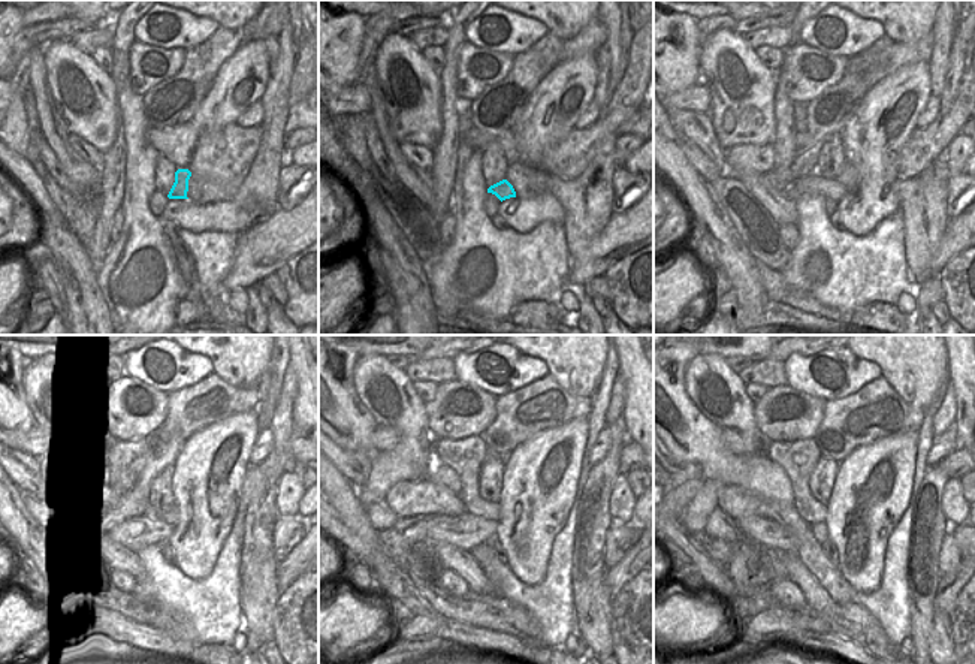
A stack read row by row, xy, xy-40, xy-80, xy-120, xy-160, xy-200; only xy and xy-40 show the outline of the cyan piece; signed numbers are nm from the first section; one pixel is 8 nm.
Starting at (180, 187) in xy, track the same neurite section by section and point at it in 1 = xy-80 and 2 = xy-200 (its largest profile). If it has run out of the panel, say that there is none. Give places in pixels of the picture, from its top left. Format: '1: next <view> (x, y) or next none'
1: next xy-80 (814, 184)
2: next xy-200 (773, 534)

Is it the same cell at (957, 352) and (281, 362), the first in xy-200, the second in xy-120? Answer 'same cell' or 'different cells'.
different cells

